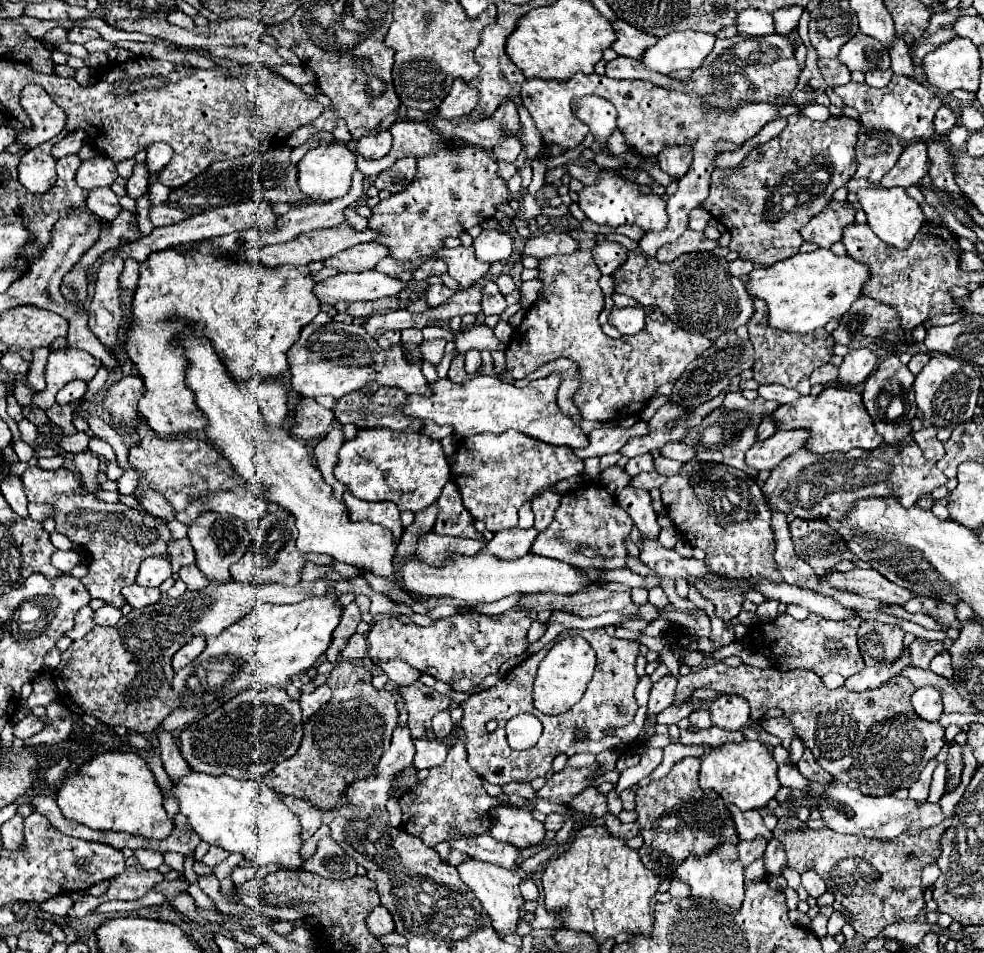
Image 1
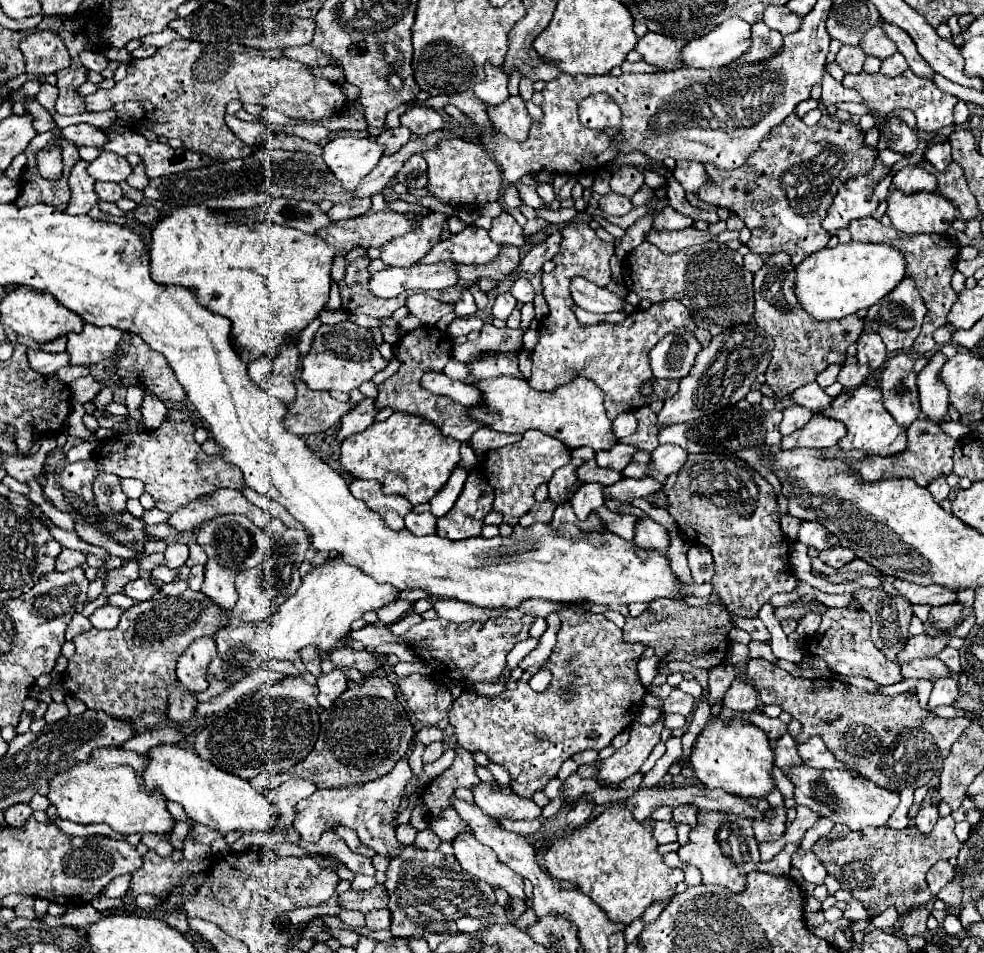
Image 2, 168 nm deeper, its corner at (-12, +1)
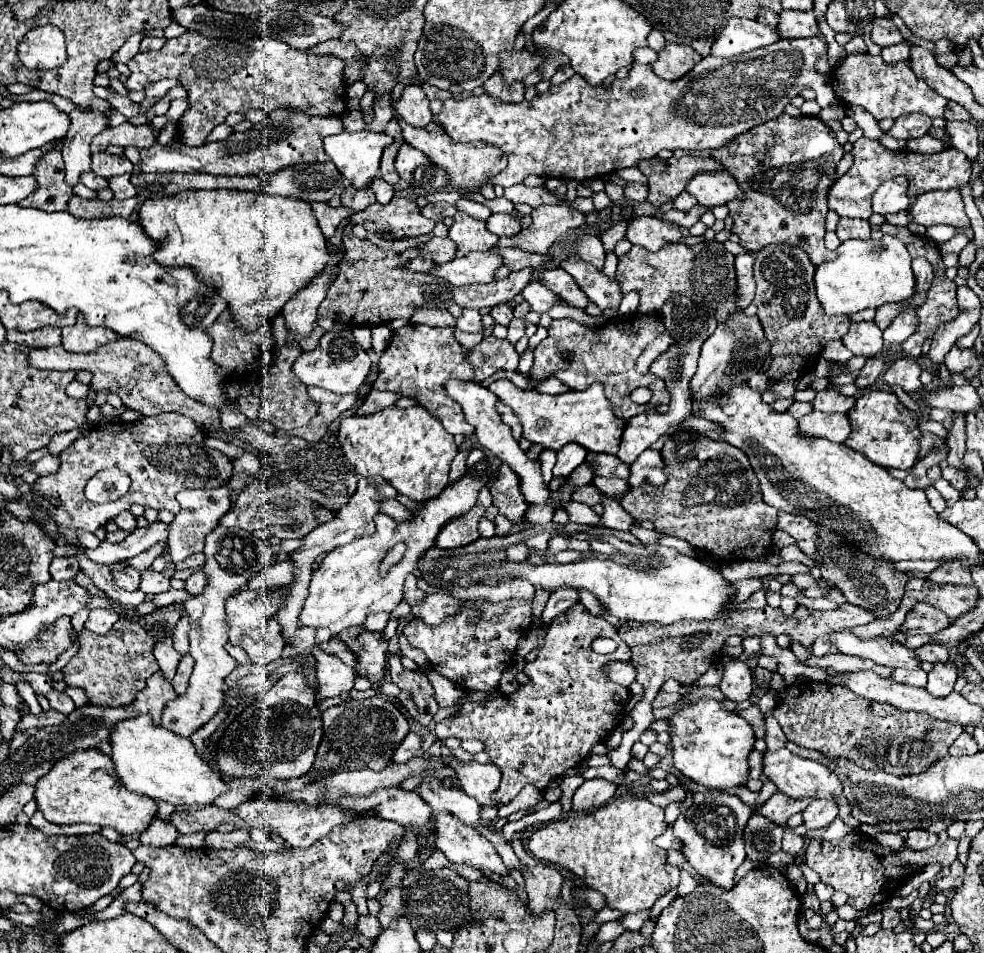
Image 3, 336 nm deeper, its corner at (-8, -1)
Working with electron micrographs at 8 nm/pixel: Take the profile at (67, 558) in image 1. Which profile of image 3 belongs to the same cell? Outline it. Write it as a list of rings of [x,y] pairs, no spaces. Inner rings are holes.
[[[54,558],[50,564],[50,574],[54,580],[72,580],[80,566],[74,558]]]

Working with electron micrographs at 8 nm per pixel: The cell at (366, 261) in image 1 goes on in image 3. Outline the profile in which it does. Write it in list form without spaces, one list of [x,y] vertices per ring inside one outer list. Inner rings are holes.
[[[448,236],[446,238],[432,238],[430,242],[420,244],[418,248],[422,250],[422,256],[432,258],[436,264],[444,264],[444,262],[454,260],[456,252],[458,252],[458,246]]]

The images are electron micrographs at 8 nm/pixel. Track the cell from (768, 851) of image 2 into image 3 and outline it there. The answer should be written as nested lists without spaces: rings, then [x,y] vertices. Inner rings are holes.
[[[754,812],[744,828],[746,856],[752,862],[762,862],[776,854],[782,846],[782,826],[768,820],[766,816]]]

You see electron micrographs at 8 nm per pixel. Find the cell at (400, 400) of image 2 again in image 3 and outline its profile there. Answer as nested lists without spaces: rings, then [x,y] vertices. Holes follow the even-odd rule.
[[[408,324],[394,332],[392,342],[380,356],[378,376],[372,382],[372,388],[400,392],[402,396],[414,396],[418,398],[418,404],[422,404],[434,418],[444,424],[446,432],[454,436],[472,436],[474,430],[466,422],[460,404],[454,402],[444,388],[446,382],[452,378],[466,382],[474,380],[474,368],[470,362],[466,362],[466,354],[468,350],[454,338],[452,328]]]

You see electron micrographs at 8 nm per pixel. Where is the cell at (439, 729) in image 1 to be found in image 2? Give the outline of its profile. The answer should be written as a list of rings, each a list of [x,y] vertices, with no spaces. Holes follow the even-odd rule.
[[[424,726],[414,738],[422,744],[432,744],[432,742],[442,742],[446,738],[446,734],[438,726]]]

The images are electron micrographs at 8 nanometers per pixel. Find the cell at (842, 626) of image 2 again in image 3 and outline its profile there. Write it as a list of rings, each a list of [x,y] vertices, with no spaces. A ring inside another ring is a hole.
[[[898,668],[894,670],[892,678],[896,682],[902,682],[902,684],[908,684],[908,686],[918,686],[918,688],[926,688],[926,672],[922,668],[916,668],[916,670],[906,670],[906,668]]]

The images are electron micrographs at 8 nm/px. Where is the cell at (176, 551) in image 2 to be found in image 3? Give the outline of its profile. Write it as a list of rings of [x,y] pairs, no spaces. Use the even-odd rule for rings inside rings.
[[[222,484],[212,490],[182,490],[176,500],[180,502],[180,512],[176,514],[174,522],[168,526],[168,554],[174,564],[184,560],[186,556],[194,552],[204,550],[204,538],[208,532],[212,532],[218,524],[218,520],[230,510],[232,488],[228,484]]]

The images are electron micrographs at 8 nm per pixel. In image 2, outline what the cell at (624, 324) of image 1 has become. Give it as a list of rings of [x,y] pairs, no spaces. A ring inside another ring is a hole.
[[[584,278],[572,280],[570,292],[572,292],[572,298],[574,298],[576,306],[580,306],[588,312],[616,312],[616,310],[622,310],[626,314],[634,314],[638,310],[638,306],[628,304],[626,300],[608,292],[606,288],[600,288],[600,286],[596,286],[596,284],[592,284]]]

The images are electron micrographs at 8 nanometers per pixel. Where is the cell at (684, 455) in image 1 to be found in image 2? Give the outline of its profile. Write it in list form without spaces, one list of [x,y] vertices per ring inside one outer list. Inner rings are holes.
[[[662,444],[652,452],[652,468],[648,470],[648,476],[660,480],[664,484],[666,476],[670,472],[678,472],[684,462],[688,460],[688,452],[676,444]]]

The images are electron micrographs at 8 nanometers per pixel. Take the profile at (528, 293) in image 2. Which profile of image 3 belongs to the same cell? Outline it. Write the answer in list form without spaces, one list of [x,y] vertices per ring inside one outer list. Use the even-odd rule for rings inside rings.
[[[532,280],[532,282],[528,282],[528,286],[522,290],[522,296],[524,296],[524,300],[532,306],[532,310],[534,312],[548,312],[552,306],[556,306],[556,304],[568,304],[566,300],[562,300],[558,294],[554,294],[552,290],[548,290],[546,286],[542,286],[540,282],[536,282],[536,280]]]

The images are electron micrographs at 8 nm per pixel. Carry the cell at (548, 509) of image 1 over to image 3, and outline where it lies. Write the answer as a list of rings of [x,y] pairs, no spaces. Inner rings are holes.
[[[568,444],[562,450],[558,450],[558,462],[554,466],[554,476],[570,476],[580,462],[584,462],[586,450],[576,444]]]

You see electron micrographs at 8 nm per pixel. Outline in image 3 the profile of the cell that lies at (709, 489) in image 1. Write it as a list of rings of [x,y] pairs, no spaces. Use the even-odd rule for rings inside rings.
[[[678,428],[662,446],[660,456],[664,462],[666,482],[662,486],[630,488],[628,494],[620,500],[624,510],[628,514],[632,514],[632,518],[636,522],[650,520],[650,522],[654,522],[654,528],[658,532],[682,538],[688,544],[692,544],[696,550],[706,552],[712,558],[716,556],[722,560],[732,560],[732,558],[754,560],[754,558],[766,556],[772,550],[772,534],[776,530],[778,510],[768,506],[760,498],[760,488],[756,486],[754,470],[752,470],[746,454],[742,454],[740,448],[734,448],[722,440],[712,440],[708,436],[700,436],[692,430]]]

